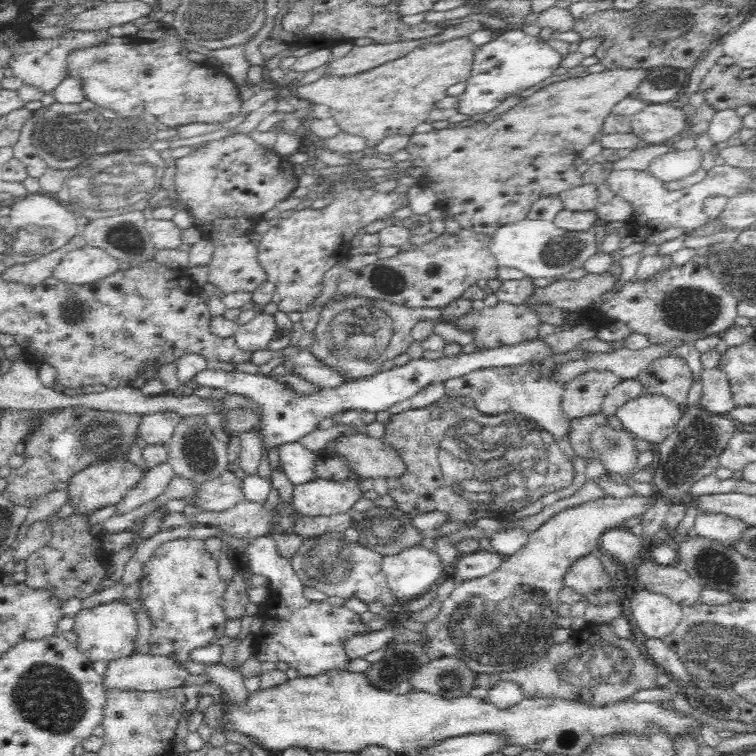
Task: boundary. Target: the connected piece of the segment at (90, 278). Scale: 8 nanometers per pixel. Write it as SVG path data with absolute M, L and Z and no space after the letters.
M84 245L71 250L57 264L52 276L69 285L87 285L114 274L121 262L106 251Z

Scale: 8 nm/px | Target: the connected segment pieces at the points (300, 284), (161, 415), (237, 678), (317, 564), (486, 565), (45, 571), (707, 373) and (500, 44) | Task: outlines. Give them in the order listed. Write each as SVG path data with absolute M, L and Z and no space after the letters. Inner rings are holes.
M362 180L358 186L354 186L354 182L340 182L332 192L338 192L338 196L322 210L312 208L312 212L306 212L298 208L288 218L279 217L262 235L257 246L257 259L266 271L267 280L274 285L272 302L286 314L295 310L304 313L312 308L314 300L322 292L323 274L330 262L348 257L352 248L350 241L356 231L365 230L366 225L375 220L390 221L395 210L409 204L406 192L399 189L374 192L370 180Z
M158 411L140 418L139 436L146 440L147 444L163 445L169 440L181 416L174 411Z
M215 663L214 665L207 665L205 673L208 674L209 682L216 683L234 705L248 702L250 693L246 690L244 678L238 669L228 669L221 663Z
M326 532L322 536L304 538L290 562L304 587L312 587L328 597L340 597L344 602L349 598L357 598L366 604L374 600L380 600L384 605L398 603L382 571L383 558L374 550L347 542L340 532Z
M490 550L459 555L452 572L456 572L458 582L480 579L489 576L500 568L503 559L504 556Z
M56 512L46 522L52 526L52 539L47 546L40 548L25 560L27 575L25 586L32 590L47 591L54 597L60 598L62 602L73 598L81 600L104 591L104 579L108 578L106 566L112 562L113 553L112 550L108 550L108 546L104 546L102 534L96 534L96 530L92 530L92 518L74 514L68 514L66 518L58 518L58 512Z
M718 368L702 369L702 396L698 406L712 414L725 416L735 406L726 373Z
M510 29L497 34L488 44L476 47L466 90L458 97L458 113L469 117L484 116L484 112L498 108L498 104L512 94L518 94L553 76L562 58L540 37L533 38L522 30Z

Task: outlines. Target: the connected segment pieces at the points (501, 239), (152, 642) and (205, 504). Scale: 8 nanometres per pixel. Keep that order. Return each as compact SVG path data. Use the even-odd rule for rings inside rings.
M525 219L502 225L491 236L490 250L497 260L498 266L516 268L530 278L560 277L574 268L583 268L584 262L596 254L594 233L569 232L558 228L553 221Z
M178 538L164 542L155 550L150 559L144 564L140 578L140 596L138 604L142 604L151 618L149 641L144 652L152 656L174 659L180 663L188 660L196 649L216 644L225 636L224 624L226 615L223 611L223 600L226 582L218 576L216 561L210 557L205 546L205 540L194 538Z
M232 470L204 481L195 490L194 506L200 511L223 512L240 503L244 497L243 481Z

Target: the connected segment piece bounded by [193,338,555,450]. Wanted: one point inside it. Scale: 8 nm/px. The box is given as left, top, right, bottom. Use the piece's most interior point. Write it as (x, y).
(288, 416)

